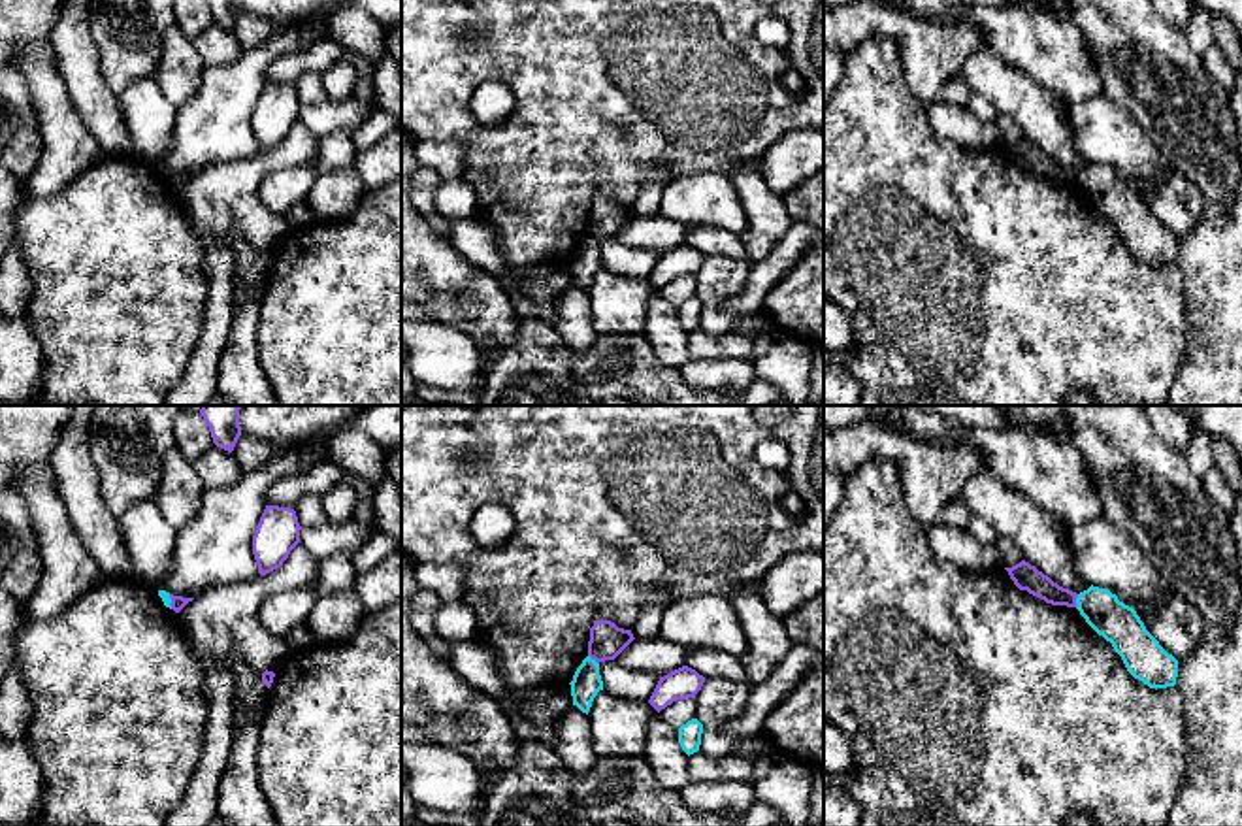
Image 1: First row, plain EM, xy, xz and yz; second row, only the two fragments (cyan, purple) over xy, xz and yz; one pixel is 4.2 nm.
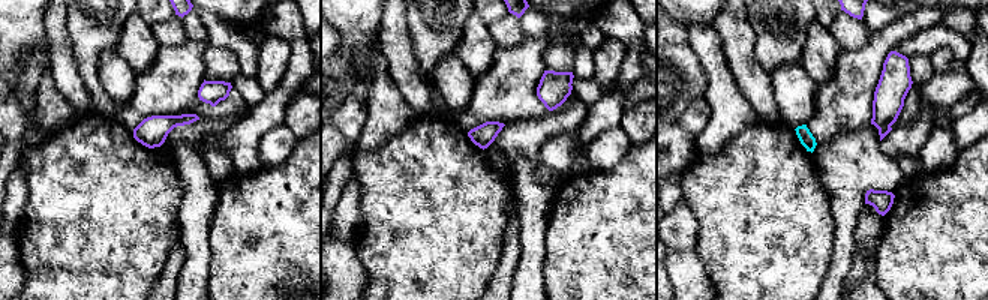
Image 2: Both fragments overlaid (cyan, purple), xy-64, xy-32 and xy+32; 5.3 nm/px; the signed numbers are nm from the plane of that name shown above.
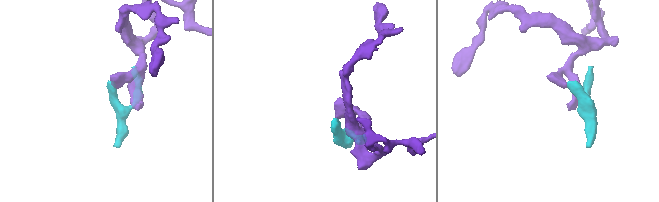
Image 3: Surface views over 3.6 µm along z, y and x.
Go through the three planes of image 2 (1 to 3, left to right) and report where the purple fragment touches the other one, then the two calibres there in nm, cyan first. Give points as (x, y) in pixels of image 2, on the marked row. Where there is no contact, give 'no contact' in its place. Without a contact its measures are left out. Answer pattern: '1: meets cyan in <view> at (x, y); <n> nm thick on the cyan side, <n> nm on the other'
1: no contact
2: no contact
3: no contact

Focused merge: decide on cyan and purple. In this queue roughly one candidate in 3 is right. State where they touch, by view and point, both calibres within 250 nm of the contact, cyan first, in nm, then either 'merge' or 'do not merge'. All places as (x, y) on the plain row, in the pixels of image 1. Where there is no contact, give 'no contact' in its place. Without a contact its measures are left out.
contact yz (1077, 178); calibres 170 and 110 nm; do not merge

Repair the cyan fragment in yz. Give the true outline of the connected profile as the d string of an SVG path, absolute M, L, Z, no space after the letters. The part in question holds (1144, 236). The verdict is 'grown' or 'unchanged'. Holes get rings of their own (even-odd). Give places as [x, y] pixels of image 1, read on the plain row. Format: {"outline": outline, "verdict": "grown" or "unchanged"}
{"outline": "M1089 164L1076 175L1086 200L1121 234L1127 249L1150 266L1176 262L1178 238L1146 207L1136 189L1106 166Z", "verdict": "unchanged"}

